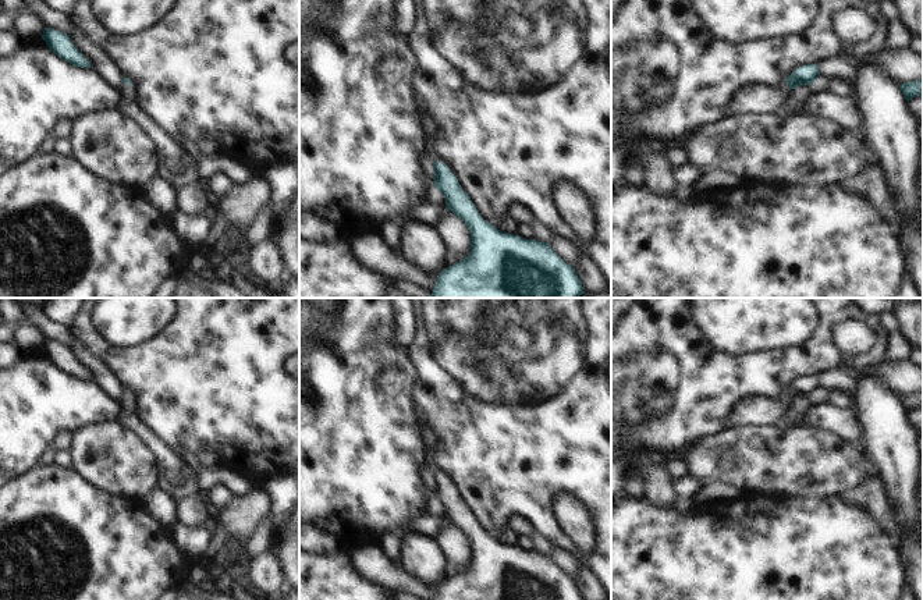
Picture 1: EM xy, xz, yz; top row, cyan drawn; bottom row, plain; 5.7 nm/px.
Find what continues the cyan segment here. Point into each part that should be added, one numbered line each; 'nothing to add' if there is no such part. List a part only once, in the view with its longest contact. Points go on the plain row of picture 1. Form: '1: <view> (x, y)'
1: xy (127, 405)

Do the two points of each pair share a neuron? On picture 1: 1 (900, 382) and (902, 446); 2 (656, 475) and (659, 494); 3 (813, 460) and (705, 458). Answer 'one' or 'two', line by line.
1: two
2: one
3: one

